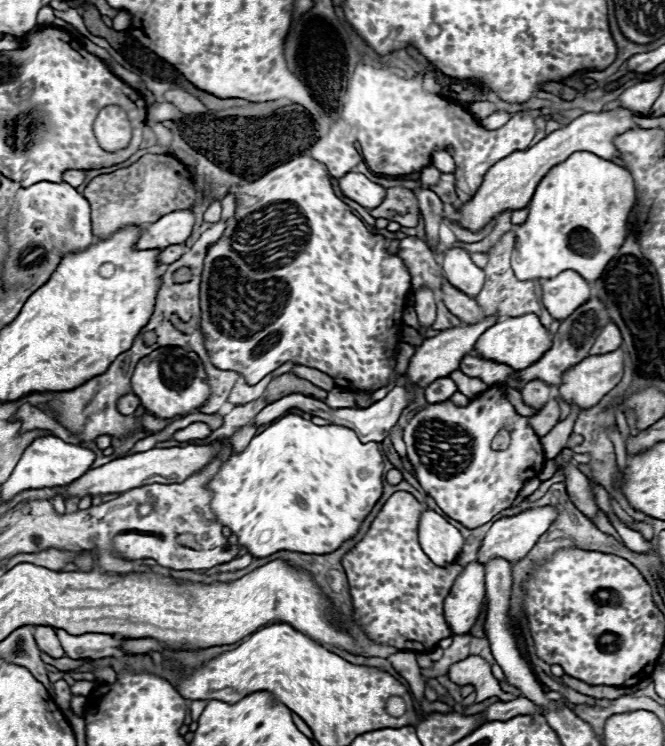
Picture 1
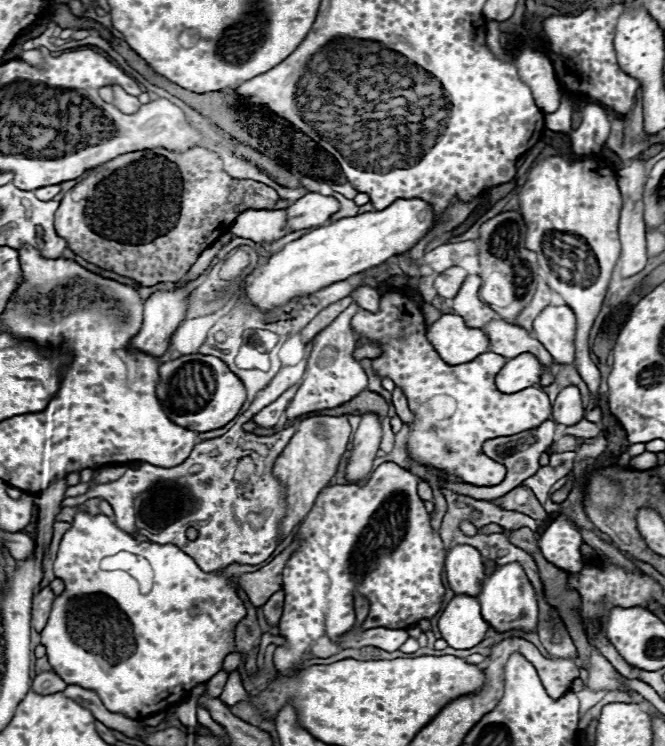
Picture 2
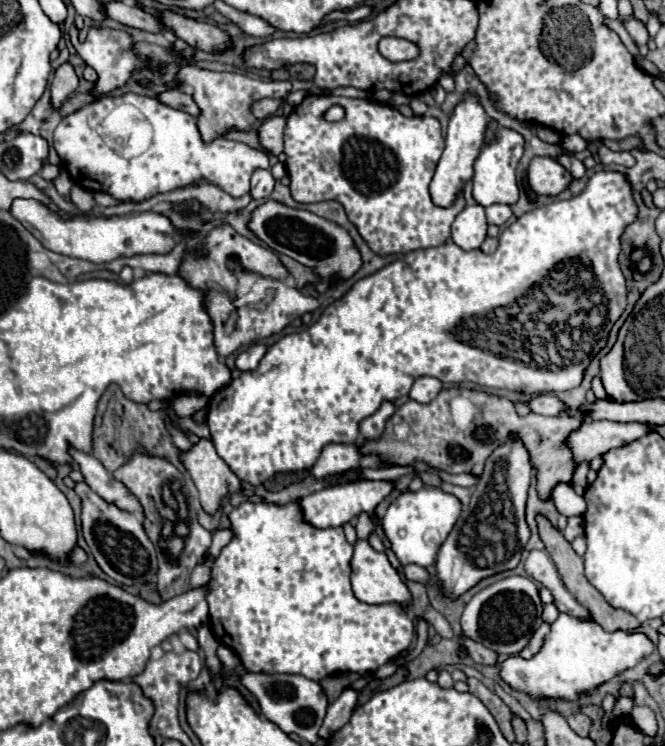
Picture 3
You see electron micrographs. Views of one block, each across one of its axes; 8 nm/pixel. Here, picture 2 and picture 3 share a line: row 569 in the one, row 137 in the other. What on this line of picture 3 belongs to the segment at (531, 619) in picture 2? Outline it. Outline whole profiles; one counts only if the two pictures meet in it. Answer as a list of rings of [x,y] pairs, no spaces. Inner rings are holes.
[[[504,128],[492,144],[482,148],[478,160],[474,162],[474,178],[472,178],[472,182],[474,182],[472,196],[480,206],[484,206],[484,208],[492,206],[492,204],[512,206],[512,204],[518,202],[519,188],[516,177],[514,177],[514,174],[509,174],[508,171],[514,173],[517,162],[522,157],[522,152],[524,152],[524,138],[518,132],[508,130],[508,128]]]

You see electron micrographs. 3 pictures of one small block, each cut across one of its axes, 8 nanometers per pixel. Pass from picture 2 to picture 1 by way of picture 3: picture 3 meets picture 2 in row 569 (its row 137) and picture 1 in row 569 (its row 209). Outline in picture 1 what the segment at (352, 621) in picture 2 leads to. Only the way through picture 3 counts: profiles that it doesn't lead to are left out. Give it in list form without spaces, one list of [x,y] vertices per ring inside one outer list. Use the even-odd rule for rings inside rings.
[[[392,494],[362,540],[342,558],[352,596],[352,618],[374,644],[432,652],[442,638],[452,636],[442,616],[442,602],[462,572],[462,566],[450,564],[438,568],[422,552],[418,544],[418,522],[424,510],[412,494]]]

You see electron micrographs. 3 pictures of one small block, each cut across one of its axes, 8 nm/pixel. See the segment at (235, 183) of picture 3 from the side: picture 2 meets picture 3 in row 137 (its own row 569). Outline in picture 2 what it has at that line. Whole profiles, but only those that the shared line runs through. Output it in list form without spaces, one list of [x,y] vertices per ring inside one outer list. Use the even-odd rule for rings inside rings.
[[[78,512],[72,528],[60,542],[54,574],[64,580],[66,590],[56,596],[48,624],[40,632],[48,662],[66,684],[96,690],[104,706],[116,714],[136,720],[166,710],[184,700],[196,684],[208,682],[216,672],[220,672],[226,654],[236,652],[232,632],[246,616],[246,608],[236,594],[234,578],[220,576],[218,572],[202,572],[198,564],[174,544],[136,542],[130,534],[120,530],[112,518],[104,514],[90,516],[88,512]],[[118,552],[142,556],[152,564],[154,586],[150,594],[140,594],[138,582],[130,574],[100,570],[100,560]]]

